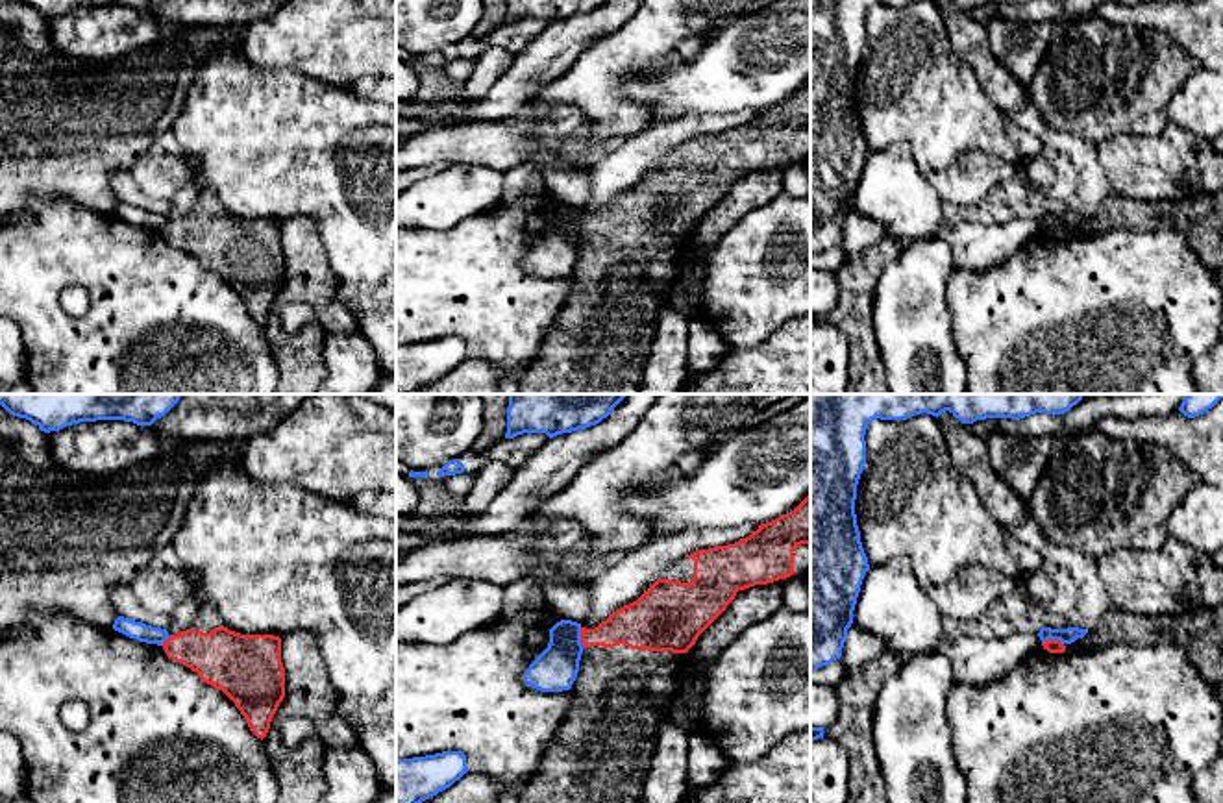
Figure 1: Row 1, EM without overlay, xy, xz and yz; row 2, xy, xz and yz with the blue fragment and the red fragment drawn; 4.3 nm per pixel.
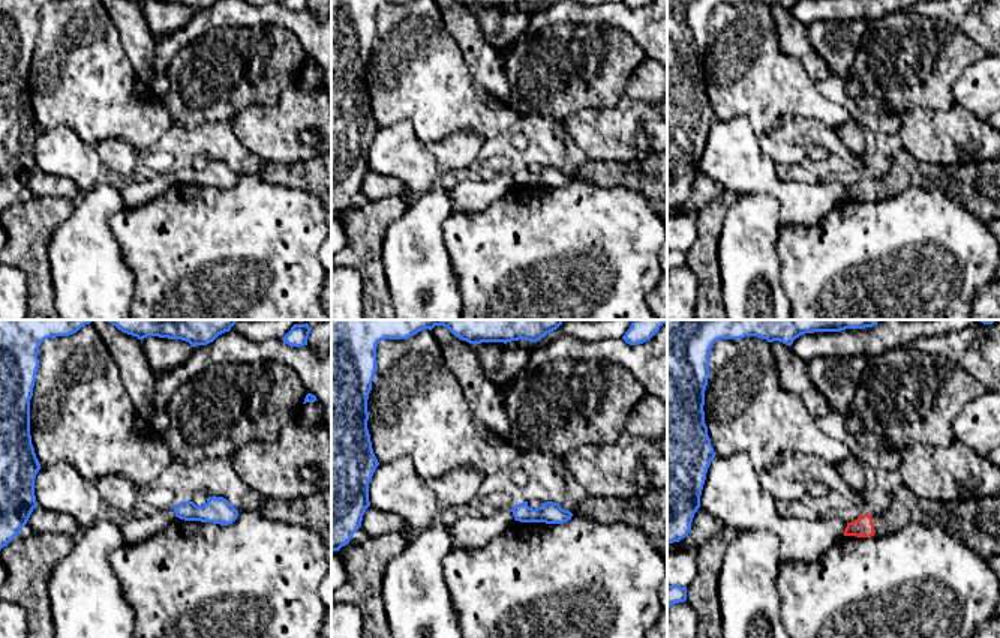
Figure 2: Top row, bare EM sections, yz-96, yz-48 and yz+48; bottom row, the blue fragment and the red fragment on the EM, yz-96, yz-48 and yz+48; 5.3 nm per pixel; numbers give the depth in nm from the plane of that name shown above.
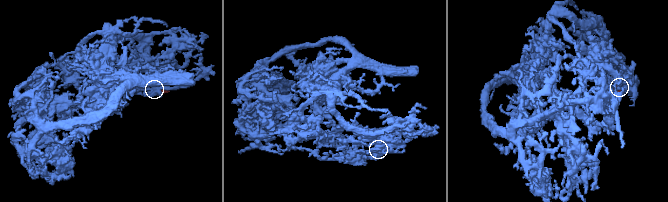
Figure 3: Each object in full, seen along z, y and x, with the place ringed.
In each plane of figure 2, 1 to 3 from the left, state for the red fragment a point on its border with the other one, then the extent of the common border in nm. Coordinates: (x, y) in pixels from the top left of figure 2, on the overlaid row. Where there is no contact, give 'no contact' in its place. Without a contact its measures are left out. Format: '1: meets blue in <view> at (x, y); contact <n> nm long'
1: no contact
2: no contact
3: no contact

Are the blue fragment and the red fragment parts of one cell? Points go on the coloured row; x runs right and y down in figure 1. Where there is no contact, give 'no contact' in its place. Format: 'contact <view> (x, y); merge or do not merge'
contact yz (1053, 639); do not merge

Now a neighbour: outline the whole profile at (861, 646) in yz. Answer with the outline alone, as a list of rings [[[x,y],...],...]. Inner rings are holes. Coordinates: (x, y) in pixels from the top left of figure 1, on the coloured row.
[[[855,624],[847,629],[847,638],[842,648],[842,661],[847,670],[855,670],[875,657],[888,651],[890,646],[886,640],[877,636],[875,633],[870,633]]]

